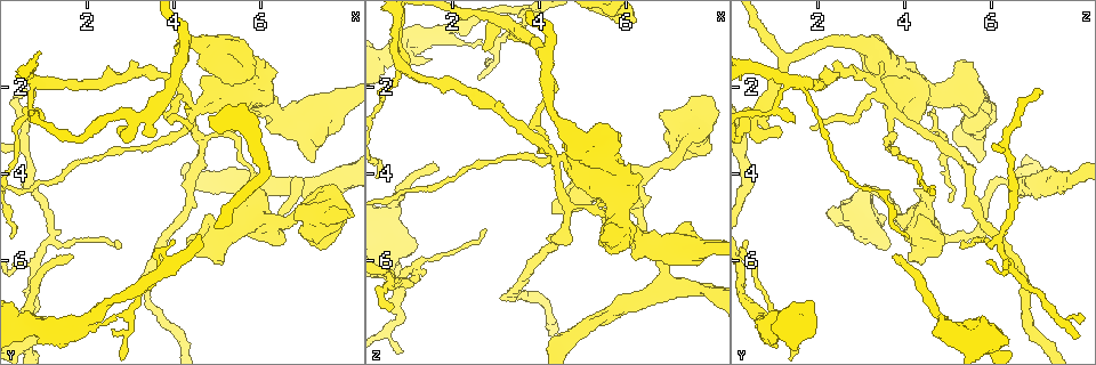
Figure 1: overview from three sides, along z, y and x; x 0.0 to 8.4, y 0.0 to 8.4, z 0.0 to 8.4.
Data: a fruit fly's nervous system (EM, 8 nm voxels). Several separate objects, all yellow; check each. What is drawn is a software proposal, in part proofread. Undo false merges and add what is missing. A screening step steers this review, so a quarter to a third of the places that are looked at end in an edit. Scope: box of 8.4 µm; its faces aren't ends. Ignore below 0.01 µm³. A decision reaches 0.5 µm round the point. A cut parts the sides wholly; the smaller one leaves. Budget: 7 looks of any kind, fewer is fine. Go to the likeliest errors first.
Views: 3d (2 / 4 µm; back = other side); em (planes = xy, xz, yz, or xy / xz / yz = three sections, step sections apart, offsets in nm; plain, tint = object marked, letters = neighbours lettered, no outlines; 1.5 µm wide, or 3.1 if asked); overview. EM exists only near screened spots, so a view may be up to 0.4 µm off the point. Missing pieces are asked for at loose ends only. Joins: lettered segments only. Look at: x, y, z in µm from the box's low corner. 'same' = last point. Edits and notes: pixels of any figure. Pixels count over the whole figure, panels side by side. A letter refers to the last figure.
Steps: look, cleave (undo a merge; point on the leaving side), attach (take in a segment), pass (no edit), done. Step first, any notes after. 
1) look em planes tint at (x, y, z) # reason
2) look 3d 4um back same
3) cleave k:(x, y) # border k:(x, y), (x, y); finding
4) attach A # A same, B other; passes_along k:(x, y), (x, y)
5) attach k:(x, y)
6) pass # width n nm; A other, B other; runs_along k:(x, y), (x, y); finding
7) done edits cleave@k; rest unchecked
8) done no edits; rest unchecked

look em planes plain at (1.75, 5.90, 3.85) # free end

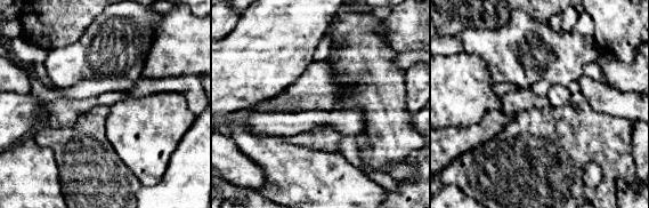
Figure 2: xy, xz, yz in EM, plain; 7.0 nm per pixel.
look em planes letters same

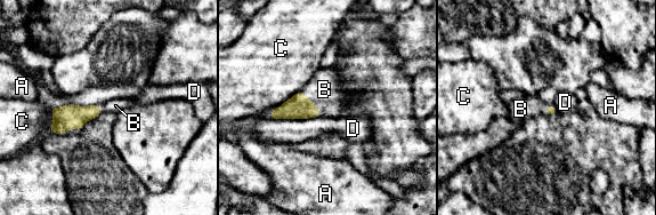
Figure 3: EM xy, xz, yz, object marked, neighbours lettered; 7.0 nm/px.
attach B # A other, B same, C other, D other; passes_along 3:(298, 106), (313, 103), (324, 89); it goes on there

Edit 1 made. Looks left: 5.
look 3d 2um at (0.80, 2.60, 0.85) # closes a loop

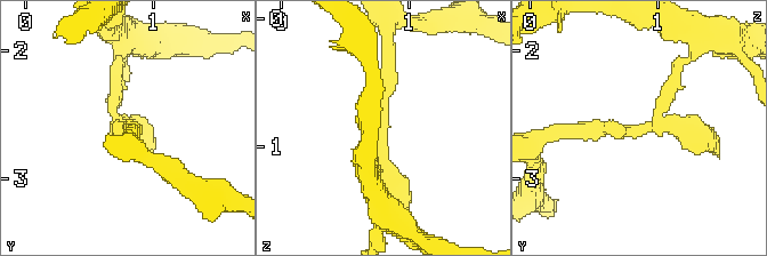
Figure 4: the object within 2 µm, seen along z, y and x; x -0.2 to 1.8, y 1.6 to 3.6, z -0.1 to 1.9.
look em xy step 4 tint at (0.80, 2.62, 0.84) # now the EM

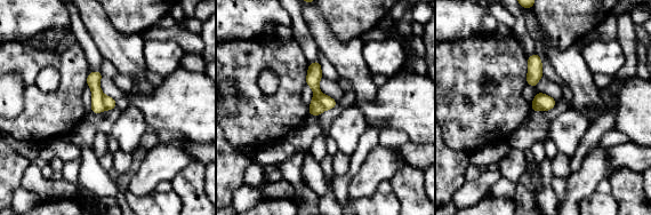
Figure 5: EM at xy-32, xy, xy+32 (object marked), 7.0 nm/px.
look em planes letters same

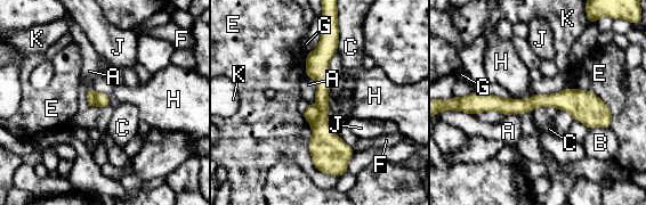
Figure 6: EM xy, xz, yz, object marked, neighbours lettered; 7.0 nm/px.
cleave 6:(312, 112) # longest_contact E 400 nm; A other, B other, C other, E other, F other, G other, H other, J other, K other; two cells meet here

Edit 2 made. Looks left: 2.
done edits attach@3, cleave@6; rest unchecked

